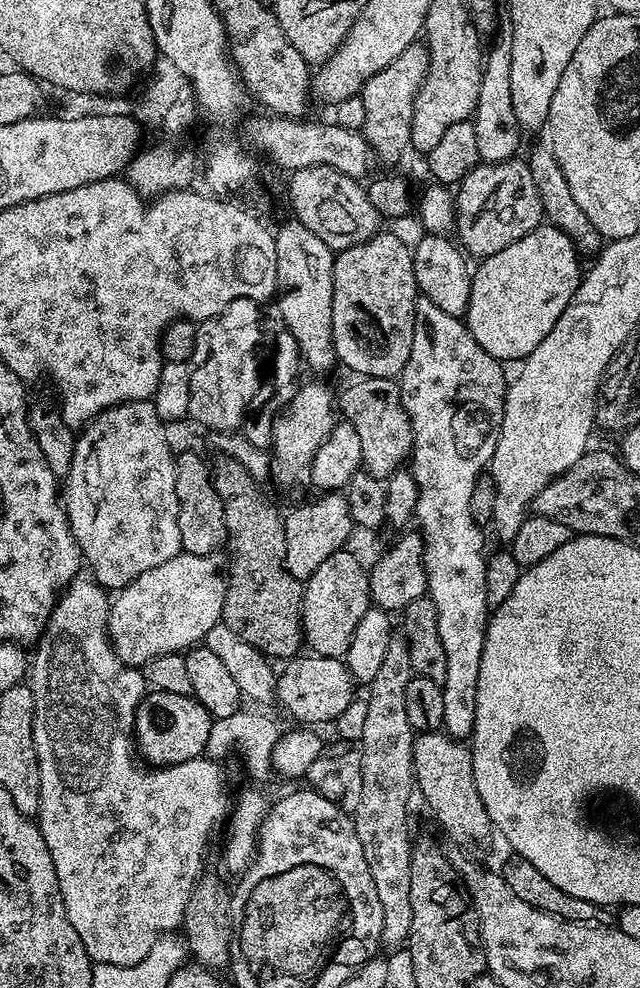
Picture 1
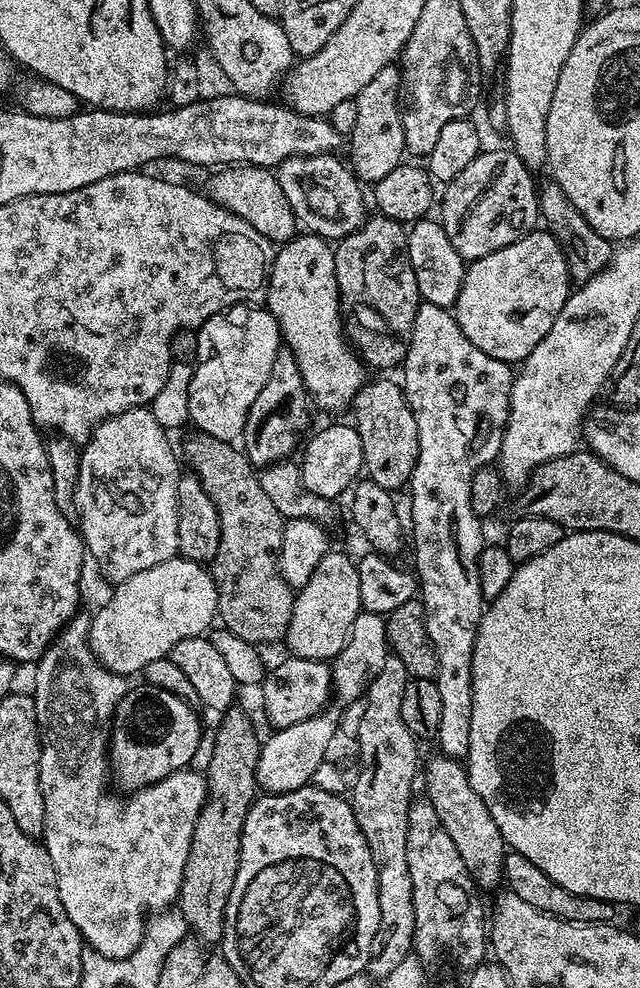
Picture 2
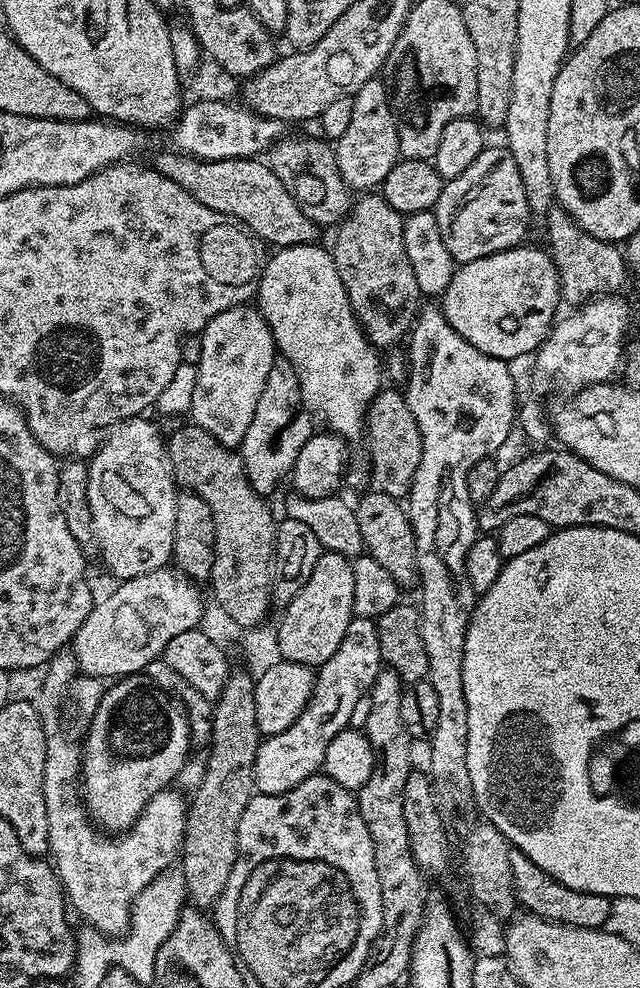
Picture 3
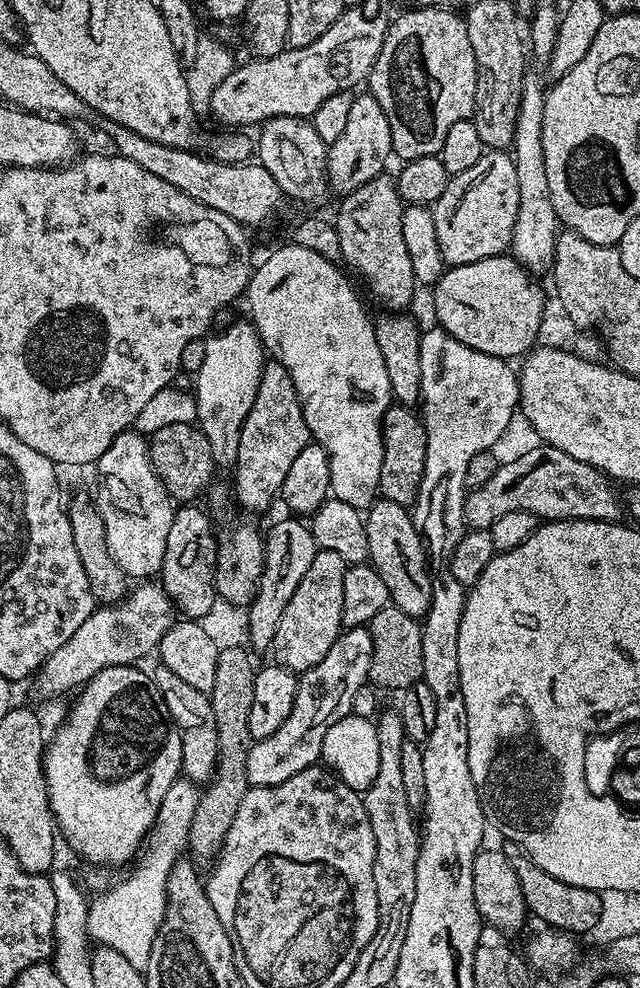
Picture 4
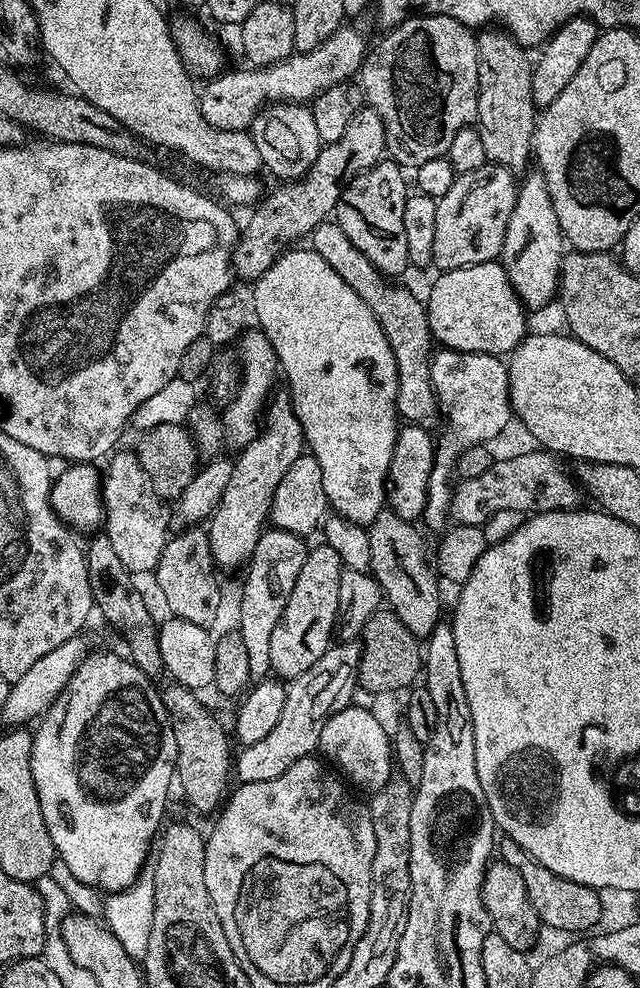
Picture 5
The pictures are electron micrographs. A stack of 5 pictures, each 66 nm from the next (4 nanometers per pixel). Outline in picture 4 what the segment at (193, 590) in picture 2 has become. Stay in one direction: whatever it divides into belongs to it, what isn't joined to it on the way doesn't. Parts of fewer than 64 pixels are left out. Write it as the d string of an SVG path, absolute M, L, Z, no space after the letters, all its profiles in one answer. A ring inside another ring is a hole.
M144 582L141 588L133 587L127 597L117 600L115 604L97 607L74 630L74 638L63 646L58 646L50 658L35 673L36 688L44 696L60 696L63 692L75 693L77 689L92 680L104 668L110 666L132 666L143 656L148 656L159 649L162 634L170 630L174 622L174 605L172 599L164 593L164 589L156 582Z

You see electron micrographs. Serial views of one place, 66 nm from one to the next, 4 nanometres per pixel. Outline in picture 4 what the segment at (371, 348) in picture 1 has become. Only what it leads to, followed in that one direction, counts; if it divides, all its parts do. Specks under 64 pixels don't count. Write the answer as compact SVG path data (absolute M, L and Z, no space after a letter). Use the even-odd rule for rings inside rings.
M381 174L370 182L358 186L358 190L343 197L340 209L334 215L336 233L340 243L340 260L360 272L366 287L376 300L381 300L388 310L404 310L418 291L414 278L414 266L410 266L410 254L402 234L402 214L405 203L400 199L395 179Z

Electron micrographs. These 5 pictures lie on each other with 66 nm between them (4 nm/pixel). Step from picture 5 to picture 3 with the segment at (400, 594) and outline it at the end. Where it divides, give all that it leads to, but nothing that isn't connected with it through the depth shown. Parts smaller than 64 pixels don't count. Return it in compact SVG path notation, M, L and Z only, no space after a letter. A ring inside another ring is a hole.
M369 490L361 498L360 504L355 505L355 511L367 555L374 557L382 570L386 570L386 574L390 574L390 578L394 578L394 582L399 584L401 589L415 589L420 579L416 561L416 535L405 505L390 494Z

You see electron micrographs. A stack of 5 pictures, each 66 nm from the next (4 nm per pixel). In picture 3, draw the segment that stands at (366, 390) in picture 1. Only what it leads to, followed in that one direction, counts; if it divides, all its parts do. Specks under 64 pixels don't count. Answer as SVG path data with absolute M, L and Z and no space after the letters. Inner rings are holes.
M381 389L381 392L372 400L365 416L364 439L368 442L368 454L372 462L372 478L375 491L390 494L396 499L403 499L410 493L414 474L422 462L422 436L418 424L410 413L407 397L400 391Z

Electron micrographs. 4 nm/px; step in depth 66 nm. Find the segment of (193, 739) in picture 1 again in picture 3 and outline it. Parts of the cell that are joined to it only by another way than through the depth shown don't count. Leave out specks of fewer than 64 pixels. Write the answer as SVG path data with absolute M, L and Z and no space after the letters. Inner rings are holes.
M139 675L121 676L105 687L102 698L98 702L98 710L94 710L92 715L92 727L88 729L88 735L82 745L82 803L84 810L97 829L108 834L119 834L128 831L132 827L132 823L142 814L142 810L150 802L150 798L154 798L154 794L165 791L175 781L178 770L182 770L184 763L190 759L190 751L188 752L188 748L190 749L188 719L184 716L183 711L177 707L173 698L164 693L161 688L142 682L142 680L140 684L140 680Z

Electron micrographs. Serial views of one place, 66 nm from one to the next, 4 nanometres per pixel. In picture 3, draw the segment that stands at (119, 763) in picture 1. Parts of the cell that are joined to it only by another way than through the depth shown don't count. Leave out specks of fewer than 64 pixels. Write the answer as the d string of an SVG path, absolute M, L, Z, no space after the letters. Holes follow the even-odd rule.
M71 654L53 656L43 672L44 681L40 684L38 707L42 718L42 730L46 734L44 793L46 822L50 822L48 839L50 860L60 878L60 886L64 890L71 911L75 915L77 912L87 927L96 928L109 937L119 938L128 929L128 914L132 910L132 900L146 886L150 886L154 878L158 878L166 869L173 867L180 851L180 844L184 840L189 801L176 790L159 792L154 794L154 798L150 798L150 802L128 831L113 835L111 838L101 834L85 812L81 797L78 795L78 761L82 756L82 745L88 735L88 729L92 727L92 715L94 710L98 710L98 702L102 698L105 685L95 676L83 675L76 667L76 657Z

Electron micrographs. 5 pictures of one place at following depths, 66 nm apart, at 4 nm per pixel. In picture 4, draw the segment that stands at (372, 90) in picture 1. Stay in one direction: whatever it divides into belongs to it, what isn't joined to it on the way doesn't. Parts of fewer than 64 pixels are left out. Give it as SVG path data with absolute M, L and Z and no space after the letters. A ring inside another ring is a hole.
M371 94L353 95L350 114L346 127L338 142L328 145L328 182L333 189L344 188L345 193L358 190L366 182L381 175L388 164L388 156L393 155L390 138L390 122L386 122L386 114L382 114L382 106L378 106L378 98Z

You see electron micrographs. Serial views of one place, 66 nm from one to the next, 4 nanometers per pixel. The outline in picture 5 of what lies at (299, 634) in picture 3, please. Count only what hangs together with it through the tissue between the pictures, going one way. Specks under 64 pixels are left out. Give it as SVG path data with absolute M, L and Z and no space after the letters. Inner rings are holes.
M325 542L318 544L317 548L309 547L306 562L302 562L302 570L298 570L294 590L290 590L286 610L280 623L274 626L274 634L270 634L270 672L273 677L284 682L298 678L314 662L318 662L334 640L338 582L345 567L333 547Z

